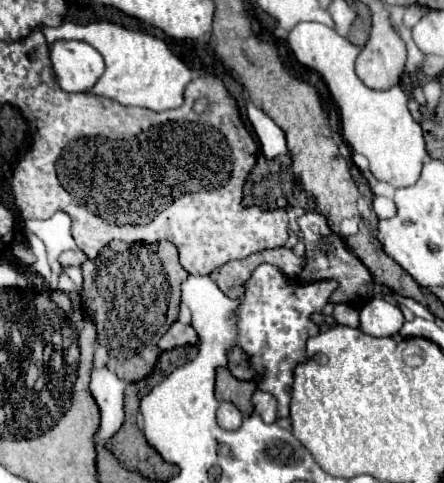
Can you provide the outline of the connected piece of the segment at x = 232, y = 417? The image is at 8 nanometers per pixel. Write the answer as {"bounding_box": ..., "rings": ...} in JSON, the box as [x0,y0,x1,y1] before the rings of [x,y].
{"bounding_box":[218,402,242,430],"rings":[[[220,402],[220,408],[218,408],[218,424],[224,430],[238,430],[240,424],[242,424],[240,410],[234,404],[230,404],[230,402]]]}

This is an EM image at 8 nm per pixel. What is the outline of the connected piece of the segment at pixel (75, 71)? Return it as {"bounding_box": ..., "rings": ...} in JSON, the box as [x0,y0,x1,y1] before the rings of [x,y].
{"bounding_box":[50,40,104,92],"rings":[[[60,40],[50,46],[56,80],[66,92],[90,92],[104,74],[104,58],[90,44]]]}

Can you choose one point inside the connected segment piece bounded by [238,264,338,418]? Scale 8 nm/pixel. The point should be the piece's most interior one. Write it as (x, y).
(274, 324)

